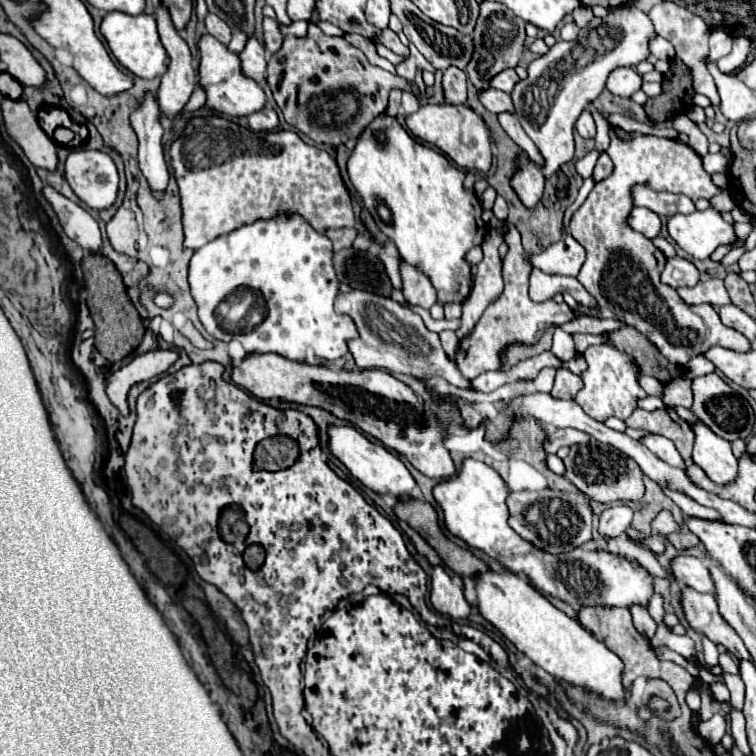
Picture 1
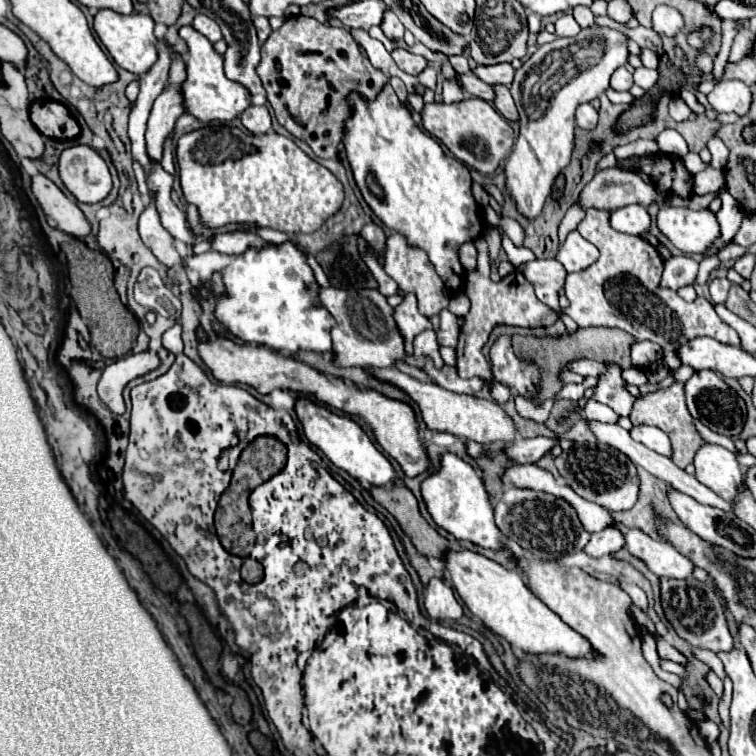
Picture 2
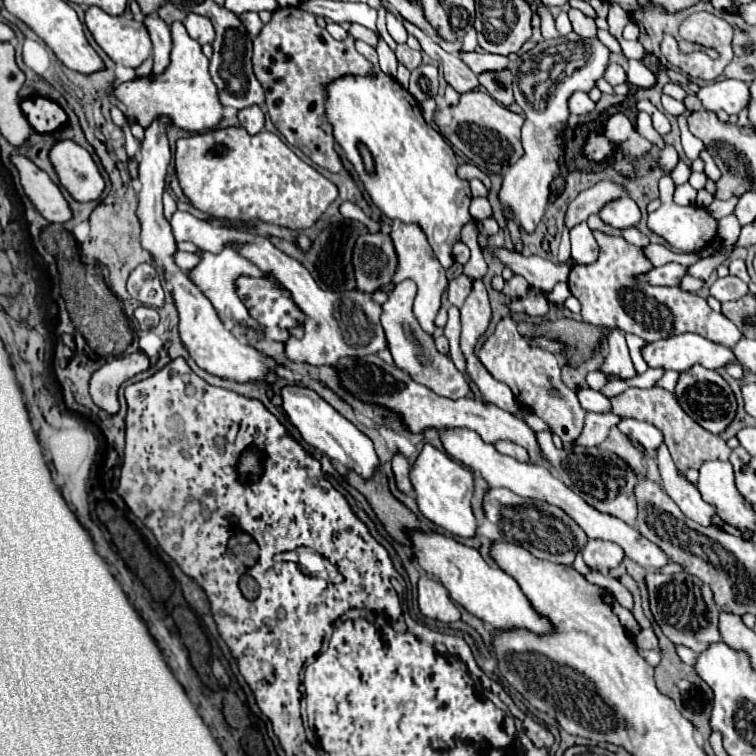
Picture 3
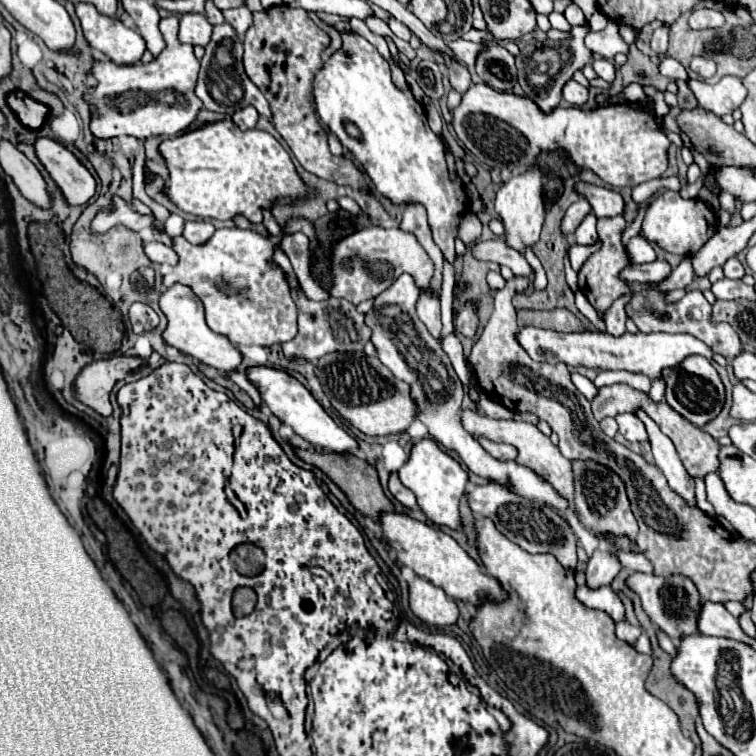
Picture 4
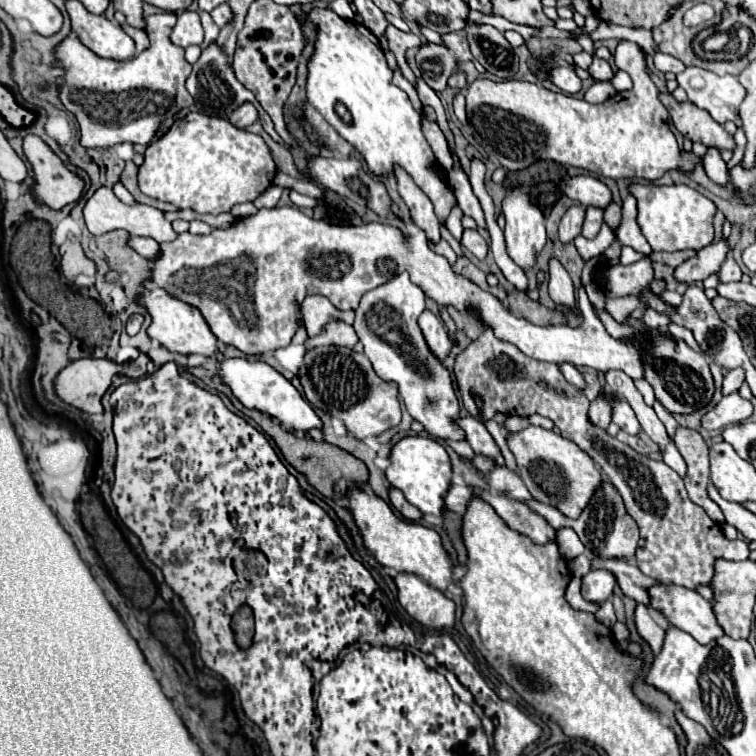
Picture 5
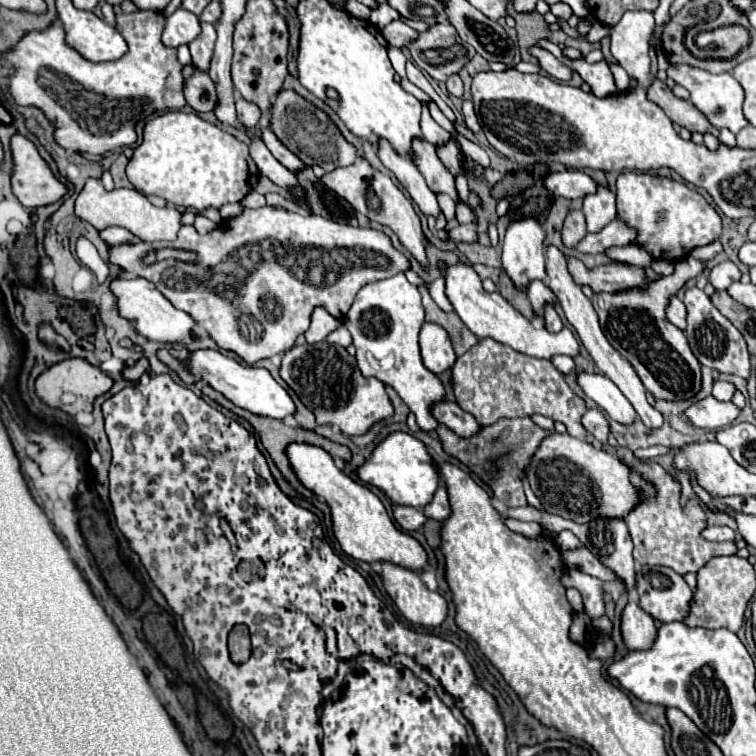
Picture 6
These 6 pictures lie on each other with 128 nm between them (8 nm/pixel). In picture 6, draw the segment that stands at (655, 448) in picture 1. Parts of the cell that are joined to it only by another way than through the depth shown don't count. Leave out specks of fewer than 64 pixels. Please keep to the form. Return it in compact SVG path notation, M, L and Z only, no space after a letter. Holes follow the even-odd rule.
M578 374L578 384L586 392L588 398L592 398L614 422L618 424L632 424L636 420L636 410L626 400L626 396L602 374Z

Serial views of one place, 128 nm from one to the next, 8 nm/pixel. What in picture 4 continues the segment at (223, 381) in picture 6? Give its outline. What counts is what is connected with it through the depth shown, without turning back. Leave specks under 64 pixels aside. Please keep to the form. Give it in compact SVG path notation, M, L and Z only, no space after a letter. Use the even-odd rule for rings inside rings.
M250 368L248 378L258 386L262 400L268 404L270 412L278 416L284 424L288 424L298 436L308 440L314 446L320 446L324 450L336 452L336 454L348 454L358 448L358 440L350 436L344 428L340 428L332 416L318 404L318 400L310 394L308 388L304 388L294 376L288 372L276 370L276 368Z

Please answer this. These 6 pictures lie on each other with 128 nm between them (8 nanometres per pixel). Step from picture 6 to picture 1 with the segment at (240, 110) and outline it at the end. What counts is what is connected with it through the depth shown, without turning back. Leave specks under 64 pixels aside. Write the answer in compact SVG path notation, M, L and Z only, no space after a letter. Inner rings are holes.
M264 108L260 112L254 112L248 116L250 128L256 132L270 132L278 126L278 114L272 108Z

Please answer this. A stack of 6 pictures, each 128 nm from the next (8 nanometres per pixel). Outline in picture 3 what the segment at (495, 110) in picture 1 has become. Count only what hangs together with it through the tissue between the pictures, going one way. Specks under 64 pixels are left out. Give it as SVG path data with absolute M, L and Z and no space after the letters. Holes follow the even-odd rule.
M406 22L406 28L408 28L408 32L410 32L412 36L418 38L422 50L442 66L442 74L444 74L446 82L448 82L456 92L464 94L464 92L476 90L476 88L480 86L476 74L474 74L474 72L468 72L468 66L460 60L458 54L448 54L448 52L444 52L428 34L420 32L420 28L416 28L416 26L412 26L412 24L408 24L408 22Z

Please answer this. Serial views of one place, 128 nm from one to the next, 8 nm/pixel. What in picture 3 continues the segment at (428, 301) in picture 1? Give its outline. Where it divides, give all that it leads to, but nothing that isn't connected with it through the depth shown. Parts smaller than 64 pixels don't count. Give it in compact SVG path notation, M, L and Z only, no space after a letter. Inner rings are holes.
M398 220L392 222L392 232L390 232L390 238L394 242L394 250L396 250L396 256L398 256L398 266L396 266L396 272L392 276L392 282L398 284L406 278L414 280L416 286L418 286L418 294L416 294L416 300L414 300L414 314L422 326L422 330L426 334L434 334L436 326L434 326L434 318L438 316L440 312L440 306L442 306L442 294L448 286L448 280L446 280L446 270L440 266L440 262L434 258L434 252L424 236L424 232L420 232L420 228L416 228L416 224L400 224Z

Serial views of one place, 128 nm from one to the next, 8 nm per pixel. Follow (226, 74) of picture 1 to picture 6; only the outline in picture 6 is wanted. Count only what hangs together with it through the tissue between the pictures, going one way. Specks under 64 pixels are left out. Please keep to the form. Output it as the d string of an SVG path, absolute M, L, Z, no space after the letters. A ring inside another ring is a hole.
M140 10L134 14L118 14L118 30L128 42L128 52L112 62L100 62L94 64L86 60L80 52L70 48L66 44L66 32L60 20L56 20L48 32L30 32L20 40L16 46L16 52L8 52L4 60L8 60L10 68L14 70L12 80L10 80L10 94L14 96L16 104L20 106L38 106L46 112L50 120L56 124L54 138L56 142L74 152L82 154L104 154L114 148L130 146L138 140L136 134L136 124L150 118L158 110L180 110L186 106L182 86L184 86L184 76L182 76L182 64L178 62L176 48L168 48L162 44L162 30L166 24L164 12L154 12L154 10ZM98 94L102 94L108 100L98 100Z

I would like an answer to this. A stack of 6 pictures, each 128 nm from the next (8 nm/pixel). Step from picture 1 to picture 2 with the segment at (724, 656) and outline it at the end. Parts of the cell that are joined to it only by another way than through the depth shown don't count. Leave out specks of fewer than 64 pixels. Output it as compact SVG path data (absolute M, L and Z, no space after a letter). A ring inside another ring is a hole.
M729 677L723 679L724 682L724 694L722 698L720 698L718 711L720 714L720 718L722 718L722 725L725 727L729 727L729 707L732 699L732 681Z

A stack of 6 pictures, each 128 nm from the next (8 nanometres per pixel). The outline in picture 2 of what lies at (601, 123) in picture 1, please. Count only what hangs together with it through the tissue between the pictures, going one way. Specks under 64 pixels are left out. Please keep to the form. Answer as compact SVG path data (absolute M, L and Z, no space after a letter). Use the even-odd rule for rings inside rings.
M638 139L633 143L618 146L614 149L617 158L628 158L632 155L647 156L654 155L659 152L659 148L655 141Z

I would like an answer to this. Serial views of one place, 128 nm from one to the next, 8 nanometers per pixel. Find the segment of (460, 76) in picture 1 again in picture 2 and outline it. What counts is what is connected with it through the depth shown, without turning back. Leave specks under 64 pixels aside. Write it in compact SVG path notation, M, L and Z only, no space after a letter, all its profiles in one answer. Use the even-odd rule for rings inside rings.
M466 48L464 56L450 56L450 58L448 58L448 62L452 64L452 68L454 68L458 74L466 74L466 72L468 72L468 54L470 54L470 50ZM446 80L444 82L444 102L460 102L464 100L464 92L458 80Z

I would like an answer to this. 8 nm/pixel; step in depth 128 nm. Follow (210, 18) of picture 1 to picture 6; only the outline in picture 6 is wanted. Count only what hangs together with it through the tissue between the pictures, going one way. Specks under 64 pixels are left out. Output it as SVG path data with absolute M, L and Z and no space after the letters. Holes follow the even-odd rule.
M178 8L172 16L166 20L166 28L162 34L162 42L166 46L178 48L182 44L190 44L200 34L200 20L196 14Z

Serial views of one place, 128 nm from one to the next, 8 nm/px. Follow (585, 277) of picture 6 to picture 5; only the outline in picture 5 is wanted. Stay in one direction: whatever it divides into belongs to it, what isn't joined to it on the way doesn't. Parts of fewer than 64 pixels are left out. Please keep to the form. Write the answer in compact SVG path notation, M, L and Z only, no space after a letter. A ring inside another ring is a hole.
M640 258L636 264L630 266L612 266L608 270L608 284L606 284L606 296L628 296L628 294L640 294L642 302L646 302L650 308L656 308L658 312L674 312L672 306L666 306L658 300L658 296L650 294L646 290L646 284L650 282L650 276L654 278L654 268L650 258ZM670 324L668 326L668 330L670 330L670 334L674 336L674 338L678 338L678 340L684 340L692 350L696 350L696 352L700 352L700 354L706 354L700 346L698 346L698 342L694 340L694 336L692 336L692 332L690 330L686 330L686 328L680 328L680 326L676 326L676 324Z

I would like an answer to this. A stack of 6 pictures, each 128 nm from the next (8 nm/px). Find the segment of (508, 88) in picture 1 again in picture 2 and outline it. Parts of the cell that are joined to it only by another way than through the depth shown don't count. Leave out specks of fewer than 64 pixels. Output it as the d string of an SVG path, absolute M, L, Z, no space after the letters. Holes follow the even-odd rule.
M496 64L496 66L476 66L474 74L484 80L486 84L506 84L510 86L514 80L514 68L510 64Z

